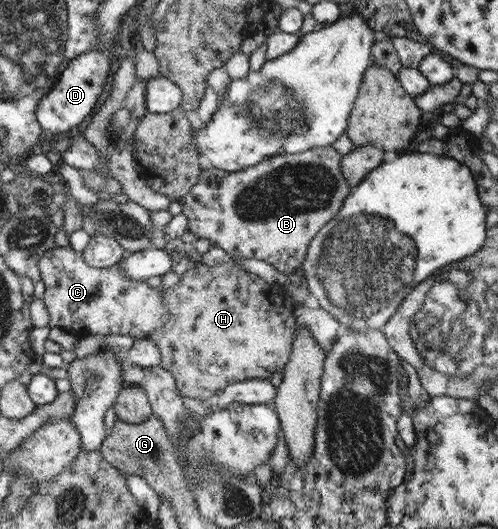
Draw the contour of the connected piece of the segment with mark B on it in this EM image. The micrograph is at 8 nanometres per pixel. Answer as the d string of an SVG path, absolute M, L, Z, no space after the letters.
M332 146L318 147L308 149L306 152L285 154L282 156L268 156L261 163L251 166L250 168L243 169L238 172L229 173L217 169L213 166L206 166L201 170L197 183L189 190L189 193L183 197L181 201L182 213L188 217L188 231L193 232L198 238L207 239L212 242L215 247L224 249L231 258L252 258L263 259L267 261L282 274L289 275L297 273L301 265L305 263L309 245L311 240L317 232L325 227L327 223L338 216L341 212L342 205L350 192L350 185L347 183L343 172L341 171L342 155L339 154Z

